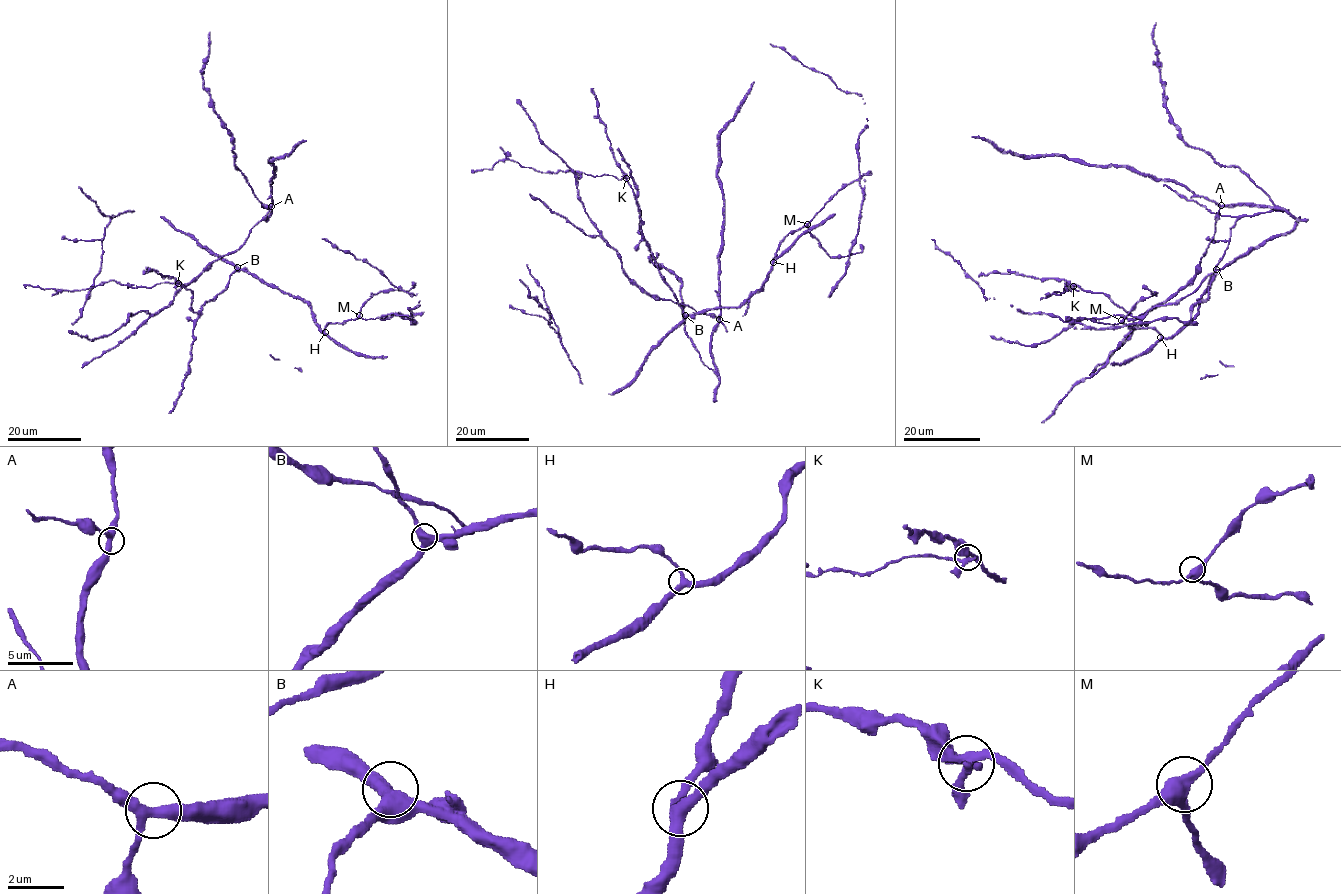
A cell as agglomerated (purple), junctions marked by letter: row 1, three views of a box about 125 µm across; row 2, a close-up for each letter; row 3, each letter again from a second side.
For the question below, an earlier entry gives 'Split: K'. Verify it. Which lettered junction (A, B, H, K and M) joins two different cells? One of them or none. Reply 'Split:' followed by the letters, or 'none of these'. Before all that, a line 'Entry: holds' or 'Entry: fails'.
Entry: holds
Split: K

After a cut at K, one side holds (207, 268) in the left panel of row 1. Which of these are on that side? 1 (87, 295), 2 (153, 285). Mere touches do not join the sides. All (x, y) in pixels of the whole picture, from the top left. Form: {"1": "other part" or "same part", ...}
{"1": "same part", "2": "other part"}

